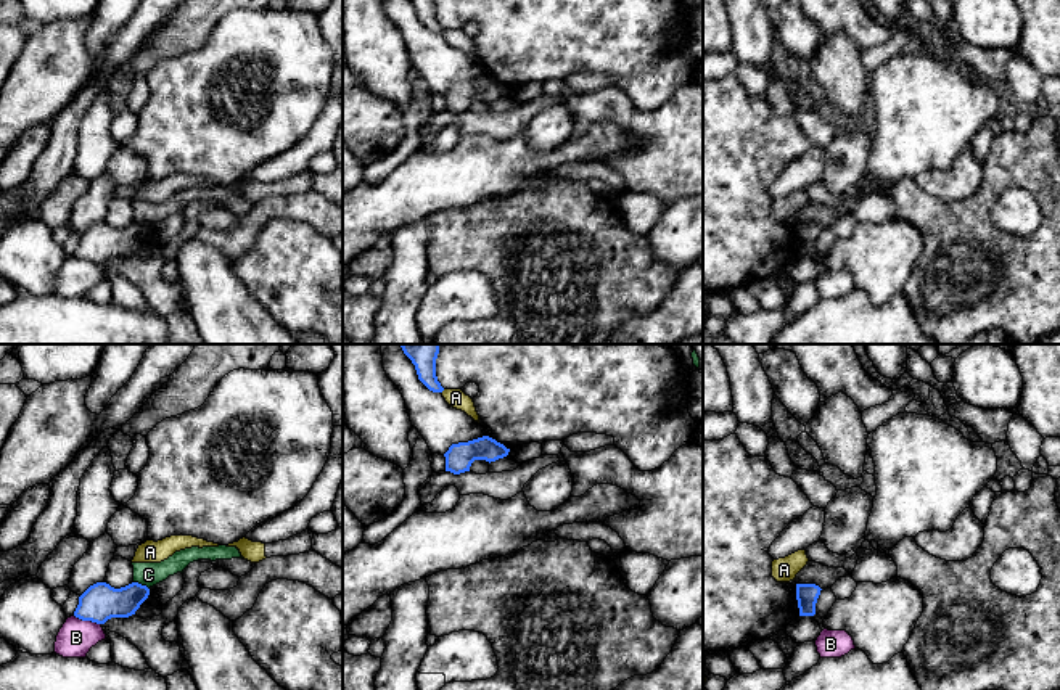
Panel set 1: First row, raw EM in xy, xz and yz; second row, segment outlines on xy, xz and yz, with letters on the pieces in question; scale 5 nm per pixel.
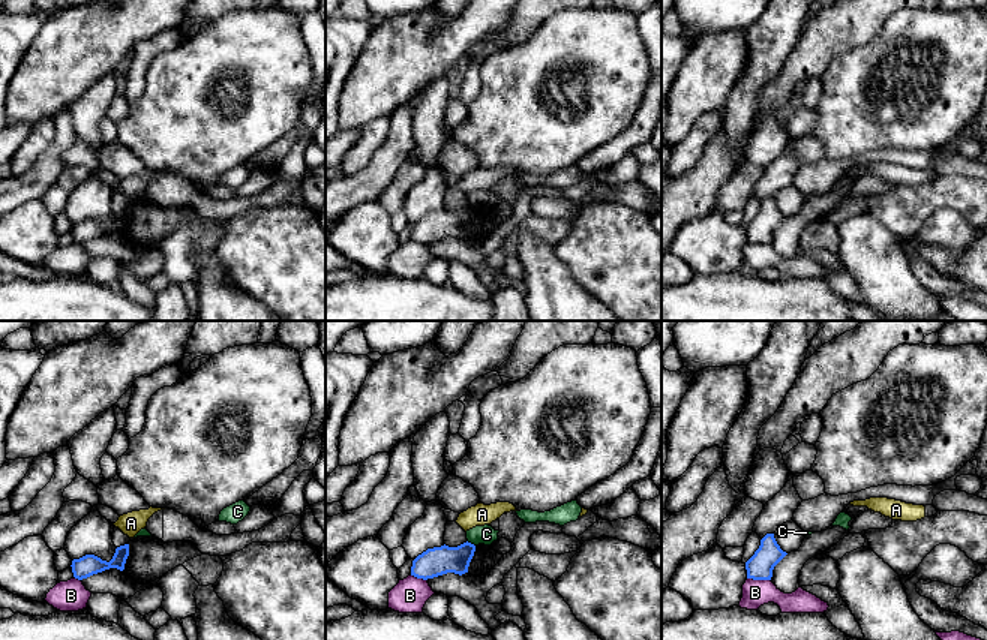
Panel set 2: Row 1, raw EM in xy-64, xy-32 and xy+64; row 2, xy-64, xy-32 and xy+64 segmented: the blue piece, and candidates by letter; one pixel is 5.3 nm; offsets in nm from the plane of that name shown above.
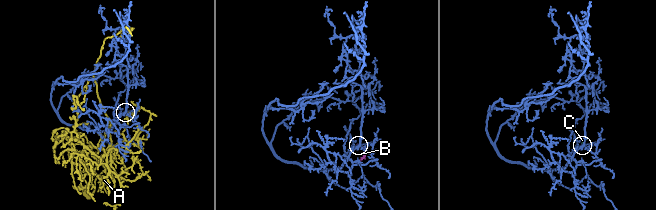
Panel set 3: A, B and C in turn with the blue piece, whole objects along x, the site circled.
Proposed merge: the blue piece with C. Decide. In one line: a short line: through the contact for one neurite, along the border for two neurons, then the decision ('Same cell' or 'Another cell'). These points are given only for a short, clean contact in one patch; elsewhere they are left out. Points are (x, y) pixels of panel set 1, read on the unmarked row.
Line: xy (134, 221), (148, 229). Another cell

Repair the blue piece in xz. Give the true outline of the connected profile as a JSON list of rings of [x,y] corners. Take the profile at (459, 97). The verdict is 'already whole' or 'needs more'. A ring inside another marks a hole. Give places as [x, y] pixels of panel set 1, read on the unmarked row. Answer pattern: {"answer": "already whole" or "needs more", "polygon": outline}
{"answer": "already whole", "polygon": [[[483,76],[468,82],[452,84],[444,93],[446,111],[460,114],[470,111],[475,100],[495,101],[507,97],[510,88],[489,76]]]}

